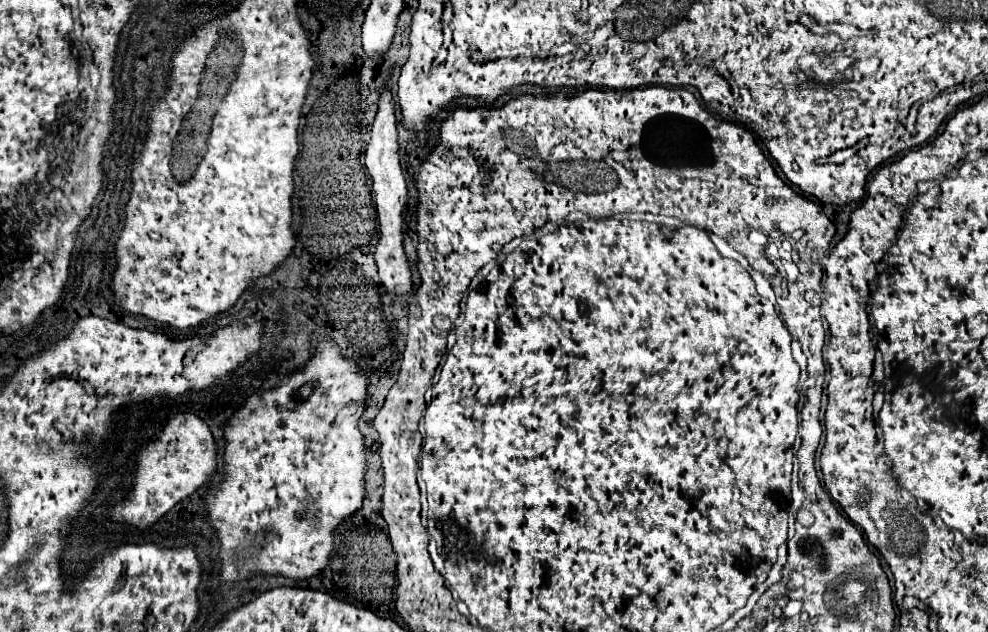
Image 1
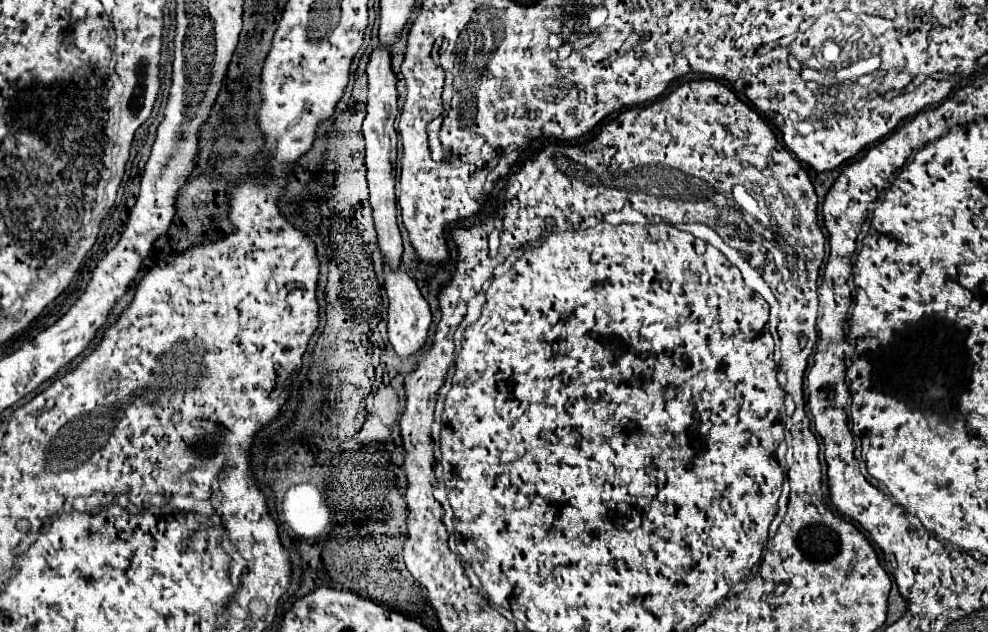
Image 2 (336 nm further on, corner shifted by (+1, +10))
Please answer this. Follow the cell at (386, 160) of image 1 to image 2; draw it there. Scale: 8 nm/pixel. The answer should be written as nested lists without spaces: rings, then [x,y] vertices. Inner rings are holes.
[[[386,266],[384,276],[386,276],[386,292],[388,292],[388,300],[390,300],[390,306],[388,306],[388,340],[400,358],[408,358],[408,356],[416,354],[428,338],[428,328],[432,322],[430,306],[424,300],[424,296],[420,294],[416,282],[404,270],[392,272]]]

